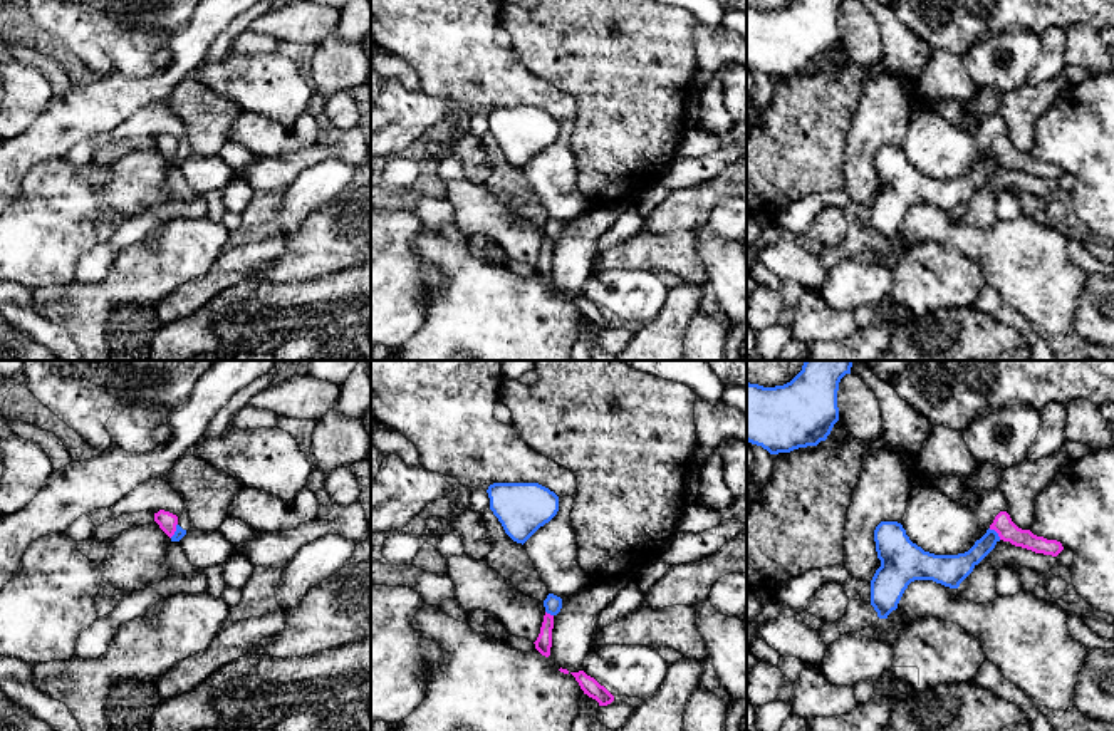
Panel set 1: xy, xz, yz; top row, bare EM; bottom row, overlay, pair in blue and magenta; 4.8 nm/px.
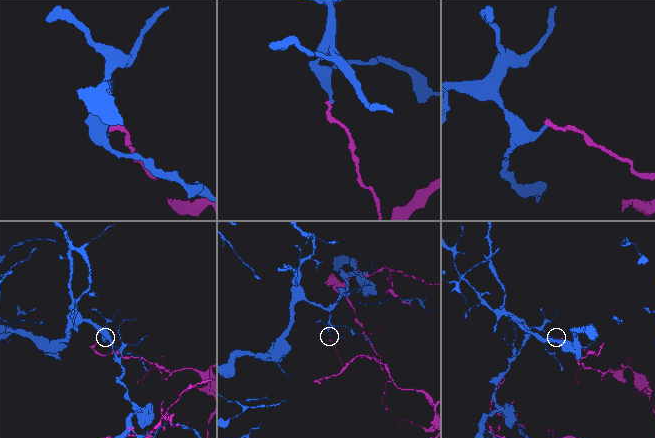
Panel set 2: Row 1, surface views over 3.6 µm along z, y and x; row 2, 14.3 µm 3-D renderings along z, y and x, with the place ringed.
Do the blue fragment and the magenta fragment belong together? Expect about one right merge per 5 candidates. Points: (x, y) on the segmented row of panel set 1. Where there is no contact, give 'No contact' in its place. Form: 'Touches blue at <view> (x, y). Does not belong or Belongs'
Touches blue at yz (995, 532). Does not belong

